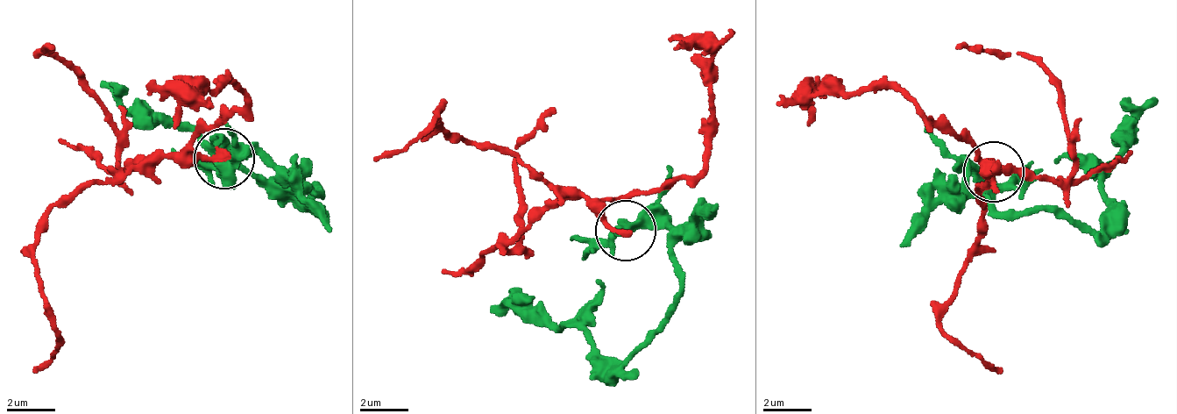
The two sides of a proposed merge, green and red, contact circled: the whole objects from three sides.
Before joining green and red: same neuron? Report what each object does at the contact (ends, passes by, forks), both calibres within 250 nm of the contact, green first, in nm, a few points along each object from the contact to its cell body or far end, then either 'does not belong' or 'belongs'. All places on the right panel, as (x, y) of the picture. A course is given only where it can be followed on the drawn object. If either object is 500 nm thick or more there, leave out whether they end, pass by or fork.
green forks; red ends; calibres 360 and 280 nm; course green (994, 174), (967, 176), (1002, 210), (1099, 221), (1113, 219), (1102, 180), (1157, 98); course red (994, 174), (995, 167), (982, 183), (982, 216), (968, 269), (944, 331), (1003, 372); does not belong

